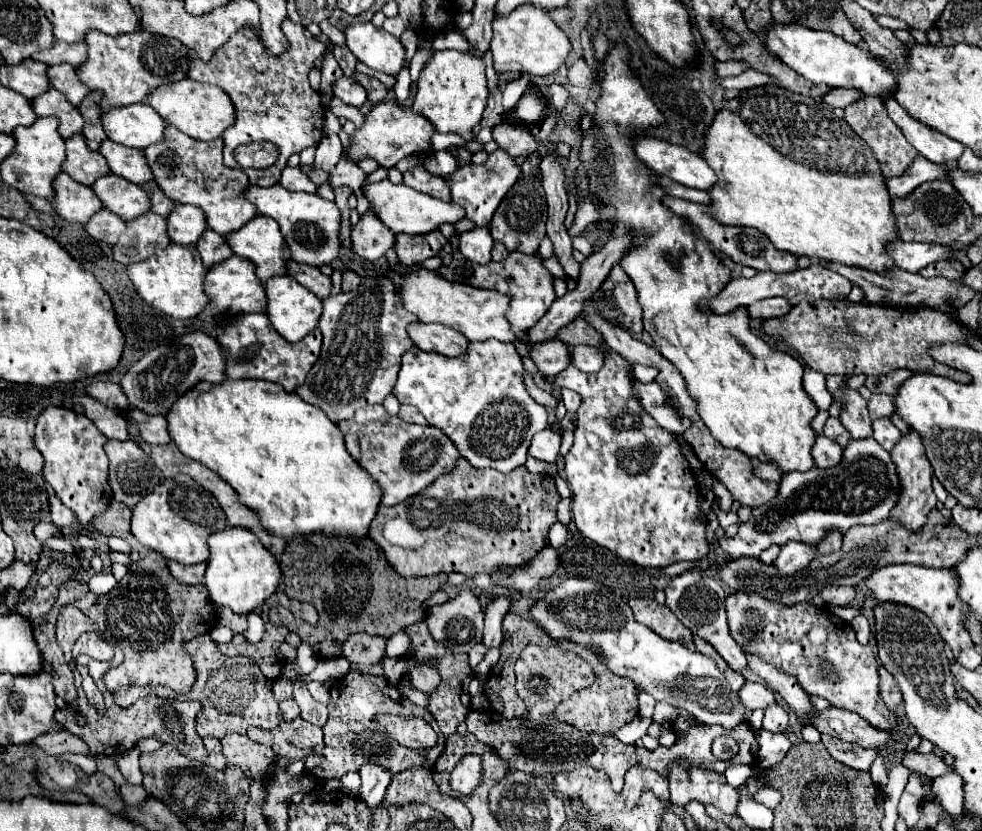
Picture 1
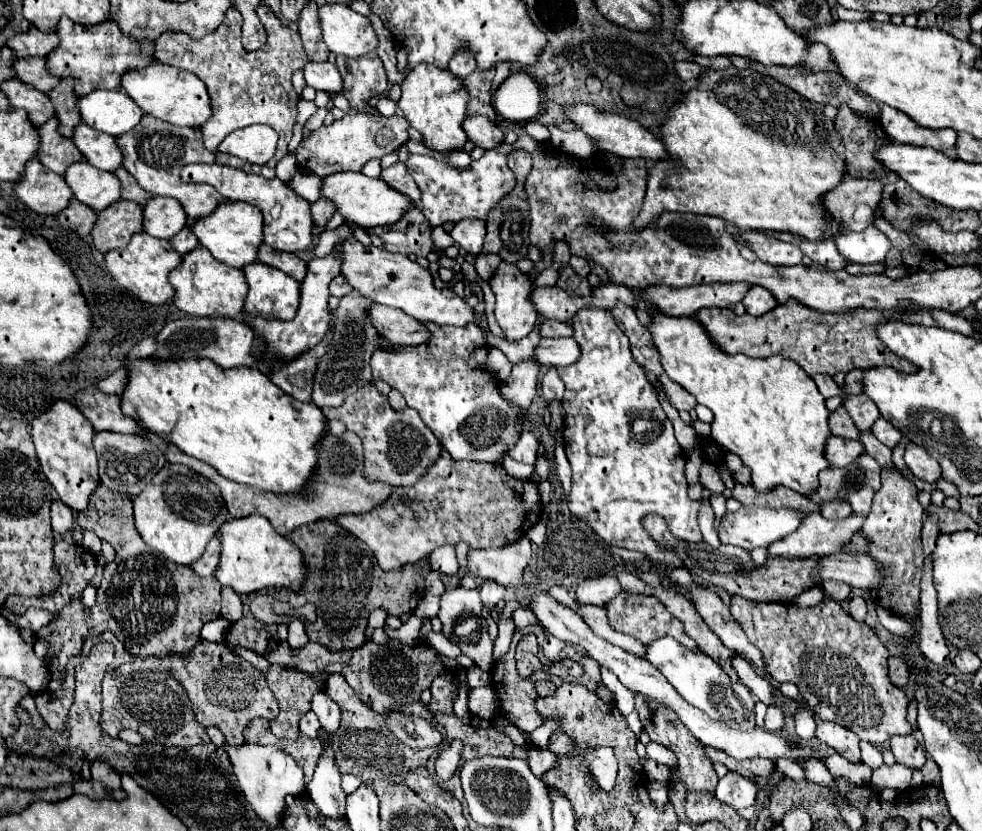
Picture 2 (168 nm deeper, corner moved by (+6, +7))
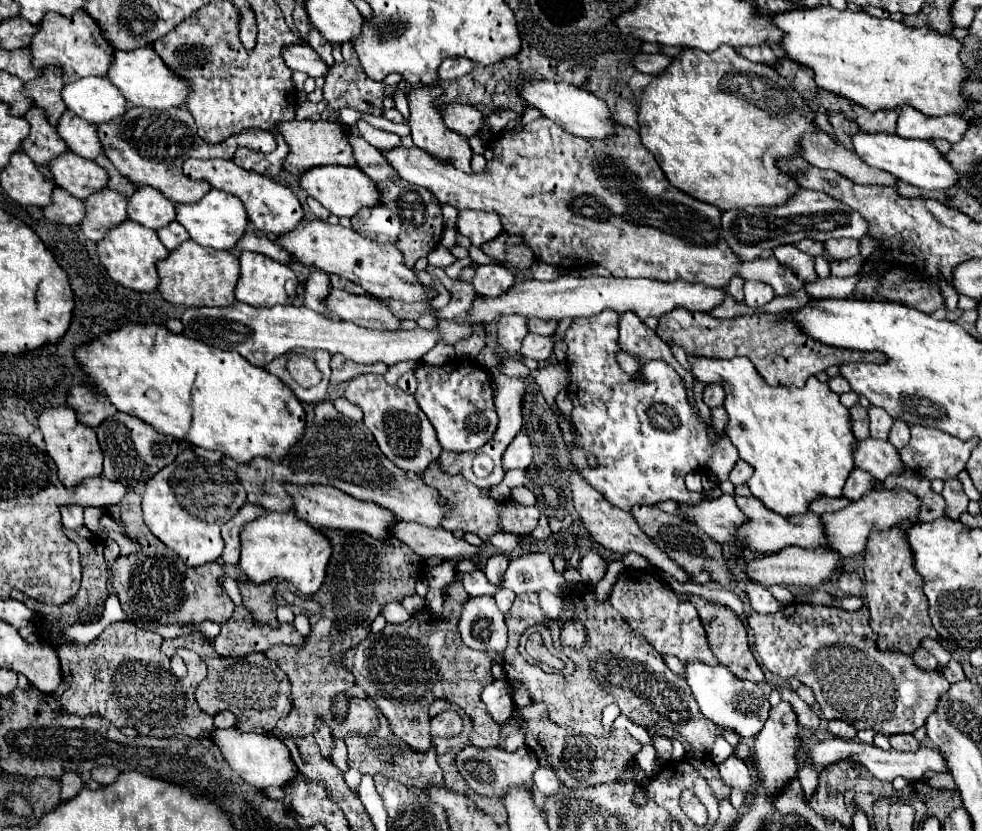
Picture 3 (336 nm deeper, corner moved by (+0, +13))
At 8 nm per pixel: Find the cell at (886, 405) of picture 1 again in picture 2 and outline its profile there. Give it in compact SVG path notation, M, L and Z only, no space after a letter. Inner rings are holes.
M866 394L846 396L842 400L842 406L848 410L848 414L852 416L858 430L870 430L872 424L876 422L876 418L880 418L880 412L878 412L876 404Z

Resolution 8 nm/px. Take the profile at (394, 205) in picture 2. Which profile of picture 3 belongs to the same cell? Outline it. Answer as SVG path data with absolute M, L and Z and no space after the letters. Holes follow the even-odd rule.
M356 166L310 168L298 176L298 184L302 190L308 192L308 196L316 198L334 216L352 218L358 214L360 208L372 208L374 204L378 204L378 190L374 188L374 182L368 176L362 176L362 172L358 172Z

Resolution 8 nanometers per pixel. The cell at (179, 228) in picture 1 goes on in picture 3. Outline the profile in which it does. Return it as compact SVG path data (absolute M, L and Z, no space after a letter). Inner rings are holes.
M140 186L130 198L126 208L130 220L146 226L146 228L162 228L174 220L174 204L166 200L160 192L154 192L154 188Z

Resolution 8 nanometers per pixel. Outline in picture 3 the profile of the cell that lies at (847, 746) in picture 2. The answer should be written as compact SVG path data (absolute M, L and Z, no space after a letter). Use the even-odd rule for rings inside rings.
M830 720L828 722L828 732L838 736L838 738L846 738L846 740L856 738L856 728L846 724L846 722L842 722L842 720Z

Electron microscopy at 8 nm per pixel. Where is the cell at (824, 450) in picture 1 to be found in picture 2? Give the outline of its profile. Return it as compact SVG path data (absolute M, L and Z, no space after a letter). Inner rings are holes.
M830 436L824 446L824 454L830 466L846 466L854 462L864 452L864 446L858 440L848 440L840 436Z

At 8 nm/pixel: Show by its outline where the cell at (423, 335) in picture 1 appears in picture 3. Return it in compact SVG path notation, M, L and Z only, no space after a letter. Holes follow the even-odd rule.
M330 288L324 304L340 320L354 322L356 326L374 330L396 330L400 326L400 320L394 318L394 314L382 302L370 296L354 296L344 290Z

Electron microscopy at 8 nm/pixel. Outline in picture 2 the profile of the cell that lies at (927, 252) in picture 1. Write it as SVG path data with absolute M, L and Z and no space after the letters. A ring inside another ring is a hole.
M872 224L864 232L850 232L844 238L838 238L836 246L850 262L882 264L892 244L886 234Z

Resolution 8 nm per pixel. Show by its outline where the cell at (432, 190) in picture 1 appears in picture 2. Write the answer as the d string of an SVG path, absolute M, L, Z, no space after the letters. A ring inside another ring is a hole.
M396 162L396 164L392 164L390 168L382 170L380 178L382 178L384 182L388 182L394 190L404 192L406 196L410 196L412 202L416 202L416 204L418 204L418 200L422 198L422 192L420 192L420 188L416 186L416 182L412 180L412 174L410 174L408 166L402 164L402 162Z

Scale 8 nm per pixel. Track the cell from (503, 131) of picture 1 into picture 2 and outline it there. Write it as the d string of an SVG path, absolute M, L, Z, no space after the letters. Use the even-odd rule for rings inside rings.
M470 116L464 120L464 130L468 134L468 140L472 140L476 146L490 150L504 142L506 134L488 118L488 116Z

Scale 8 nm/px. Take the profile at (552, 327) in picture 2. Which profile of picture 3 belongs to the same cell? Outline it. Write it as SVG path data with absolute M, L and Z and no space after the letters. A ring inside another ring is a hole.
M528 320L526 326L530 332L540 336L552 336L556 332L556 320Z

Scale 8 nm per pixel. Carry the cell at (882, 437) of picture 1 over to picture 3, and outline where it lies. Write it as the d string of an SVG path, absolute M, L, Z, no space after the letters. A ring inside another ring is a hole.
M898 420L898 422L894 422L894 426L892 426L892 430L890 430L890 438L888 438L898 450L900 448L904 448L908 442L910 442L910 426L908 424L904 424L902 420Z

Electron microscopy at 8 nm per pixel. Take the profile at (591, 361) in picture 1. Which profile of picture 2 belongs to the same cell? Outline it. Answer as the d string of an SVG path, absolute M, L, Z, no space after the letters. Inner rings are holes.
M542 338L534 350L534 358L542 366L570 366L580 358L580 346L572 338Z

